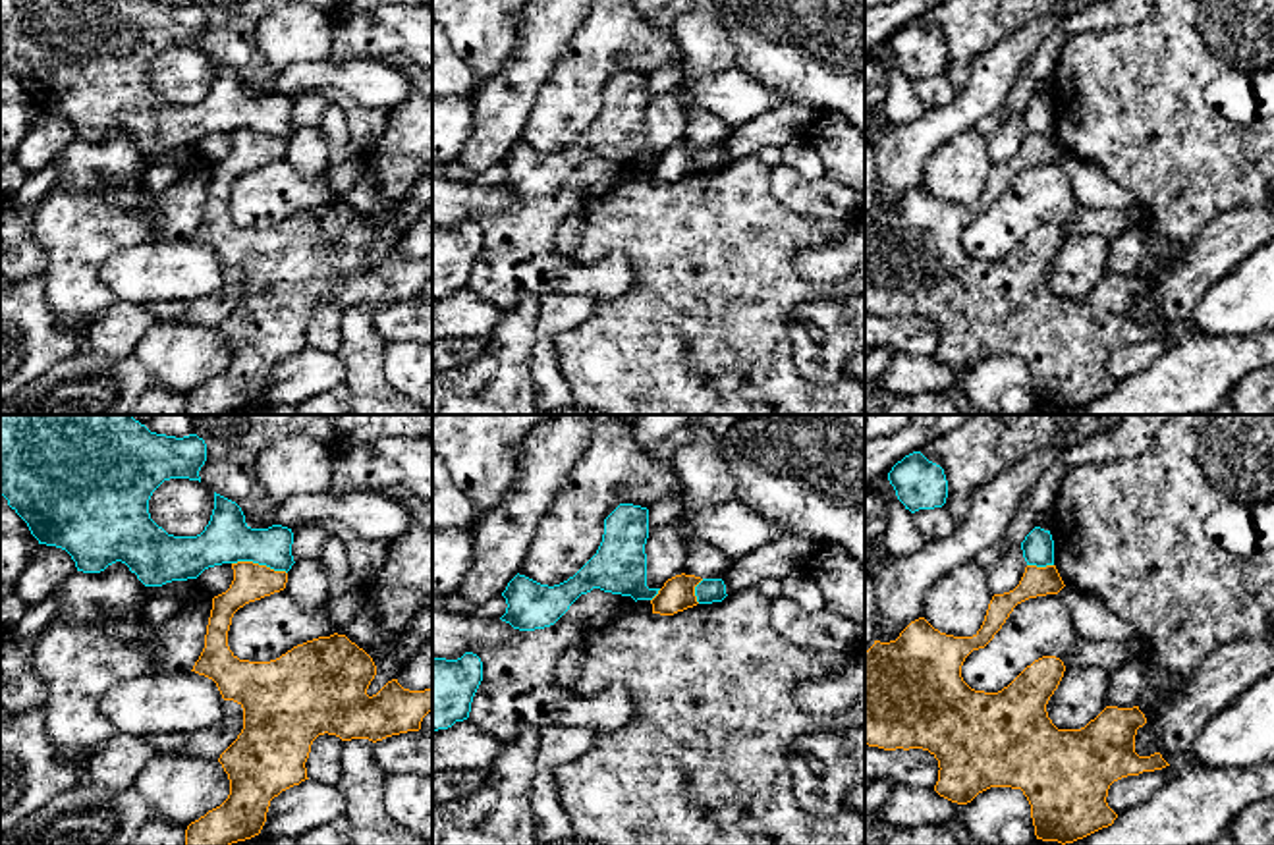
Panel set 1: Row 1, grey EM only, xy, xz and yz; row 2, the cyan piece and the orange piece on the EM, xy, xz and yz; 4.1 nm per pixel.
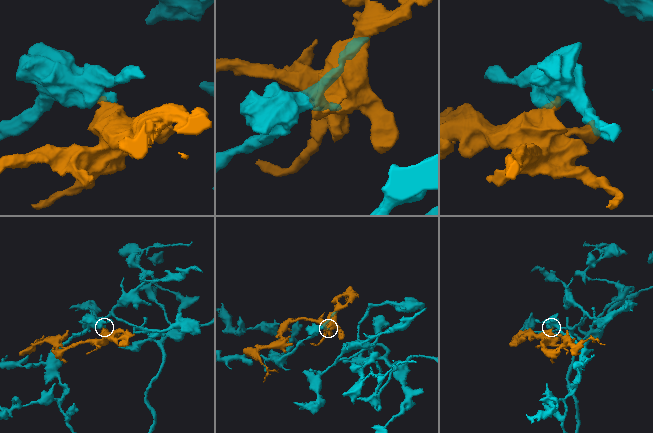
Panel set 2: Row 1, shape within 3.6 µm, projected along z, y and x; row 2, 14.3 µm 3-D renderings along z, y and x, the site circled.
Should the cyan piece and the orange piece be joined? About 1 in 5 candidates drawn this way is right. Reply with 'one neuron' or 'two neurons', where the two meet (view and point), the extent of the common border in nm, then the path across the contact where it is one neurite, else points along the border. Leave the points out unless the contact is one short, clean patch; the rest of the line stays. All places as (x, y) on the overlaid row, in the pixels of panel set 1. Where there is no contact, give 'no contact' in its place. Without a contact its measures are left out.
two neurons; meets cyan in xy at (259, 564); contact 240 nm long; border along xy (232, 562), (257, 562), (286, 573)

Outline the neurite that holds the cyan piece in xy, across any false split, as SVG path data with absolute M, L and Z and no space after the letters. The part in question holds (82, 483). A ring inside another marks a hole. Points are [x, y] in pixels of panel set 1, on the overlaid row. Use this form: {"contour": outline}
{"contour": "M0 415L0 494L27 523L39 544L66 550L77 571L100 573L122 561L145 586L162 586L172 581L197 579L205 569L253 561L274 571L290 571L293 561L293 532L288 527L251 529L241 507L214 492L214 509L208 525L197 536L174 536L158 527L149 513L152 492L170 478L199 480L207 461L207 444L197 434L183 438L151 432L131 415Z"}

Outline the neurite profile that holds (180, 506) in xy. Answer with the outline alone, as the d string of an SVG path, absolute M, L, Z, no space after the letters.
M164 480L149 500L151 519L174 536L197 536L214 509L214 492L199 480Z

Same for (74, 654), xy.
M122 561L108 565L100 573L71 573L50 596L56 598L56 613L37 633L31 644L29 664L37 677L46 685L44 731L60 760L77 774L77 785L89 781L91 760L95 752L116 733L114 725L100 710L104 693L120 681L154 673L160 666L160 648L151 641L122 641L106 631L110 621L145 625L147 592L145 585Z

